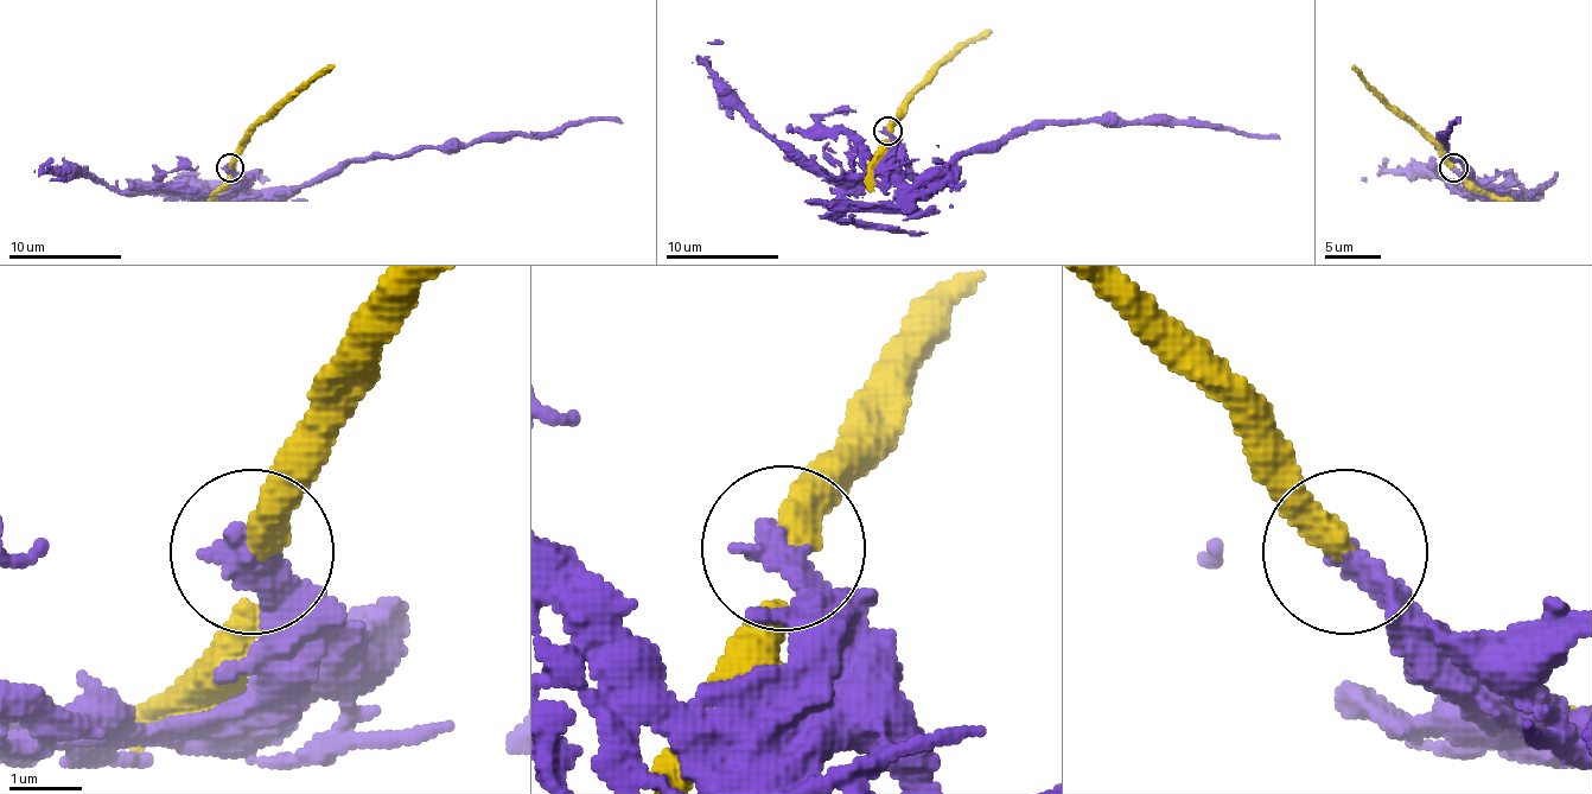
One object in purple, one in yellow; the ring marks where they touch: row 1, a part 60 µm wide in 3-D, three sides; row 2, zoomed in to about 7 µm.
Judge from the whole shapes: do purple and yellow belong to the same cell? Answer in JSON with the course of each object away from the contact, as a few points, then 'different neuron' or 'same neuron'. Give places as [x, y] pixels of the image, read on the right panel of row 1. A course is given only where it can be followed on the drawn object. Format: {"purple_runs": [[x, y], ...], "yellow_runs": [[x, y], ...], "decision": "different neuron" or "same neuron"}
{"purple_runs": [[1452, 169], [1491, 196], [1505, 199], [1497, 199], [1456, 160], [1446, 157], [1446, 132], [1458, 120], [1460, 124]], "yellow_runs": [[1452, 169], [1441, 152], [1368, 84], [1354, 64]], "decision": "different neuron"}

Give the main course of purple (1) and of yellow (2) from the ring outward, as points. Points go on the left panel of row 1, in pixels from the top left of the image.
1: (230, 169), (244, 196), (284, 199), (312, 179), (335, 177), (351, 160), (562, 132), (587, 120), (622, 124)
2: (230, 169), (233, 152), (265, 120), (335, 64)

